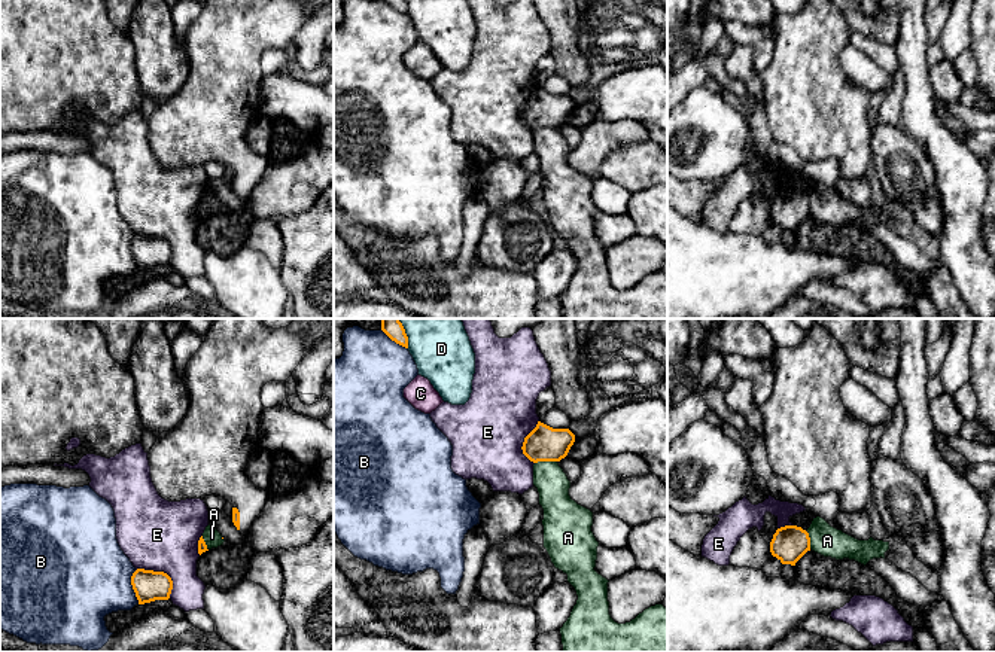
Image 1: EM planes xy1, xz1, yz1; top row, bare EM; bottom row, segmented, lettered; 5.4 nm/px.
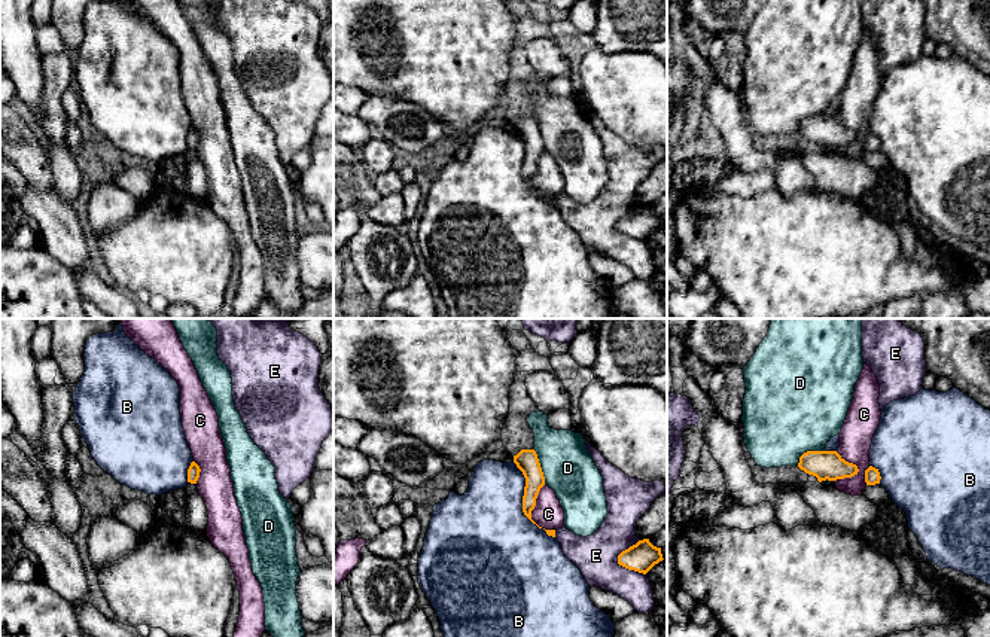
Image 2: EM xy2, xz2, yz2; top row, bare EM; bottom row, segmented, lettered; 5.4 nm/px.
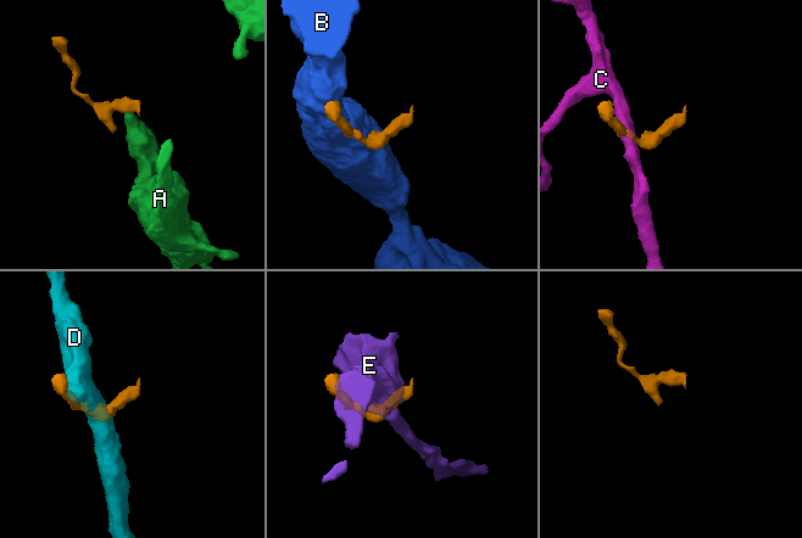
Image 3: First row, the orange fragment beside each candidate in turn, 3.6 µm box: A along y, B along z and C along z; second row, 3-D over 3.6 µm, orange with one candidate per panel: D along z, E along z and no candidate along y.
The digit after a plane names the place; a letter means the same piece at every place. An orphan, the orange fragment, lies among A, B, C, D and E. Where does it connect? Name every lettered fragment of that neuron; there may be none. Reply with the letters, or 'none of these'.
none of these

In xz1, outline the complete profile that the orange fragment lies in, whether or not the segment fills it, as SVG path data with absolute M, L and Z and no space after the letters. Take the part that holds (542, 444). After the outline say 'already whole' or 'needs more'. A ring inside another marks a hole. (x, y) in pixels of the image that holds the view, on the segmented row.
M541 421L524 438L523 454L533 463L560 461L575 442L575 435L569 429L553 429Z | already whole

